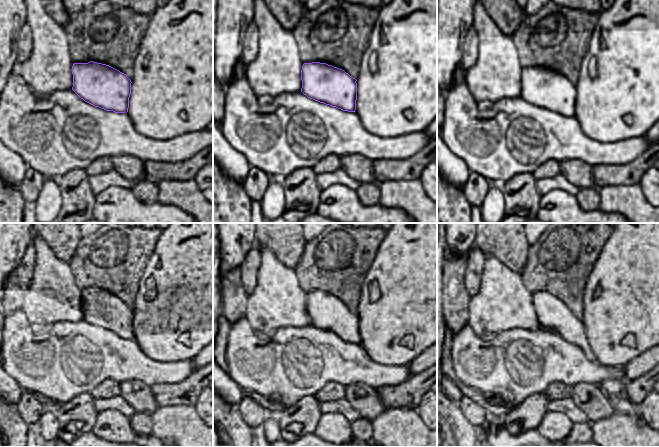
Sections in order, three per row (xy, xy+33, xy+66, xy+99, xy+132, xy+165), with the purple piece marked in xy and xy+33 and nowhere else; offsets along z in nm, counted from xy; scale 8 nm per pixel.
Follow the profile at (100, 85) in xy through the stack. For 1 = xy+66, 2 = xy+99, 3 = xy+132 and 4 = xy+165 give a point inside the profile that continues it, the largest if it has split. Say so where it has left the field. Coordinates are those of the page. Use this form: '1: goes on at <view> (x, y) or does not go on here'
1: goes on at xy+66 (553, 90)
2: goes on at xy+99 (93, 297)
3: goes on at xy+132 (326, 311)
4: goes on at xy+165 (552, 313)

